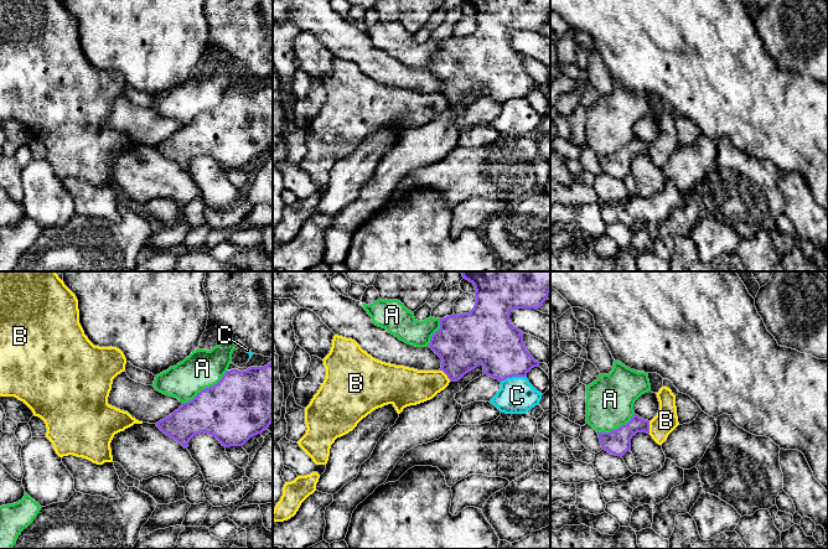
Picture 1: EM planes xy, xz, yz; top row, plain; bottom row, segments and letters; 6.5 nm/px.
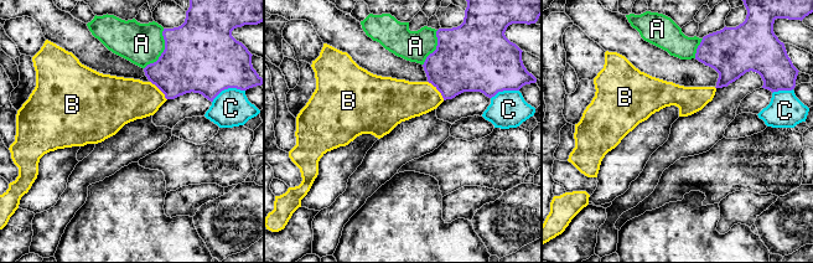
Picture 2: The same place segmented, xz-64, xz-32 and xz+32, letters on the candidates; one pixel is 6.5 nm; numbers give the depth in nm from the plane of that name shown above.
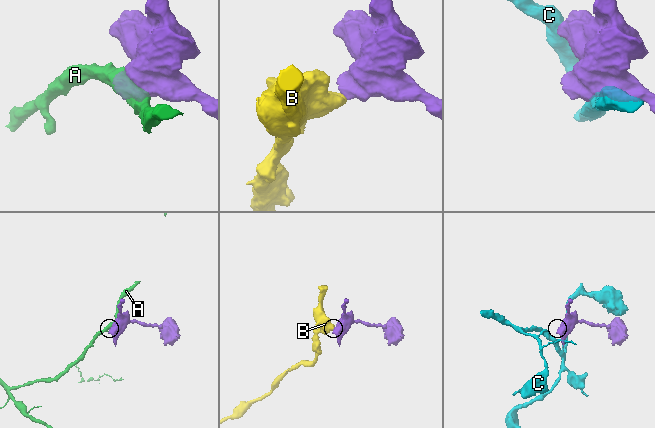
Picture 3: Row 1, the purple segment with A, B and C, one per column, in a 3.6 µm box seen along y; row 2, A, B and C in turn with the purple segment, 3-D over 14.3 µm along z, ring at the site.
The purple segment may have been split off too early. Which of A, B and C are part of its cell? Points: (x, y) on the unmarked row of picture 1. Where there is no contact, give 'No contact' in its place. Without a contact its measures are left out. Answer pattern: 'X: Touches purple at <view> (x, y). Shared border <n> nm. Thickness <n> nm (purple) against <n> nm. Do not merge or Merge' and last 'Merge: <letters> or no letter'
A: Touches purple at xy (206, 110). Shared border 360 nm. Thickness 420 nm (purple) against 240 nm. Do not merge
B: Touches purple at yz (648, 150). Shared border 80 nm. Thickness 160 nm (purple) against 150 nm. Do not merge
C: Touches purple at xz (512, 98). Shared border 170 nm. Thickness 320 nm (purple) against 240 nm. Do not merge
Merge: no letter

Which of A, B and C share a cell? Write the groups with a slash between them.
A / B / C

